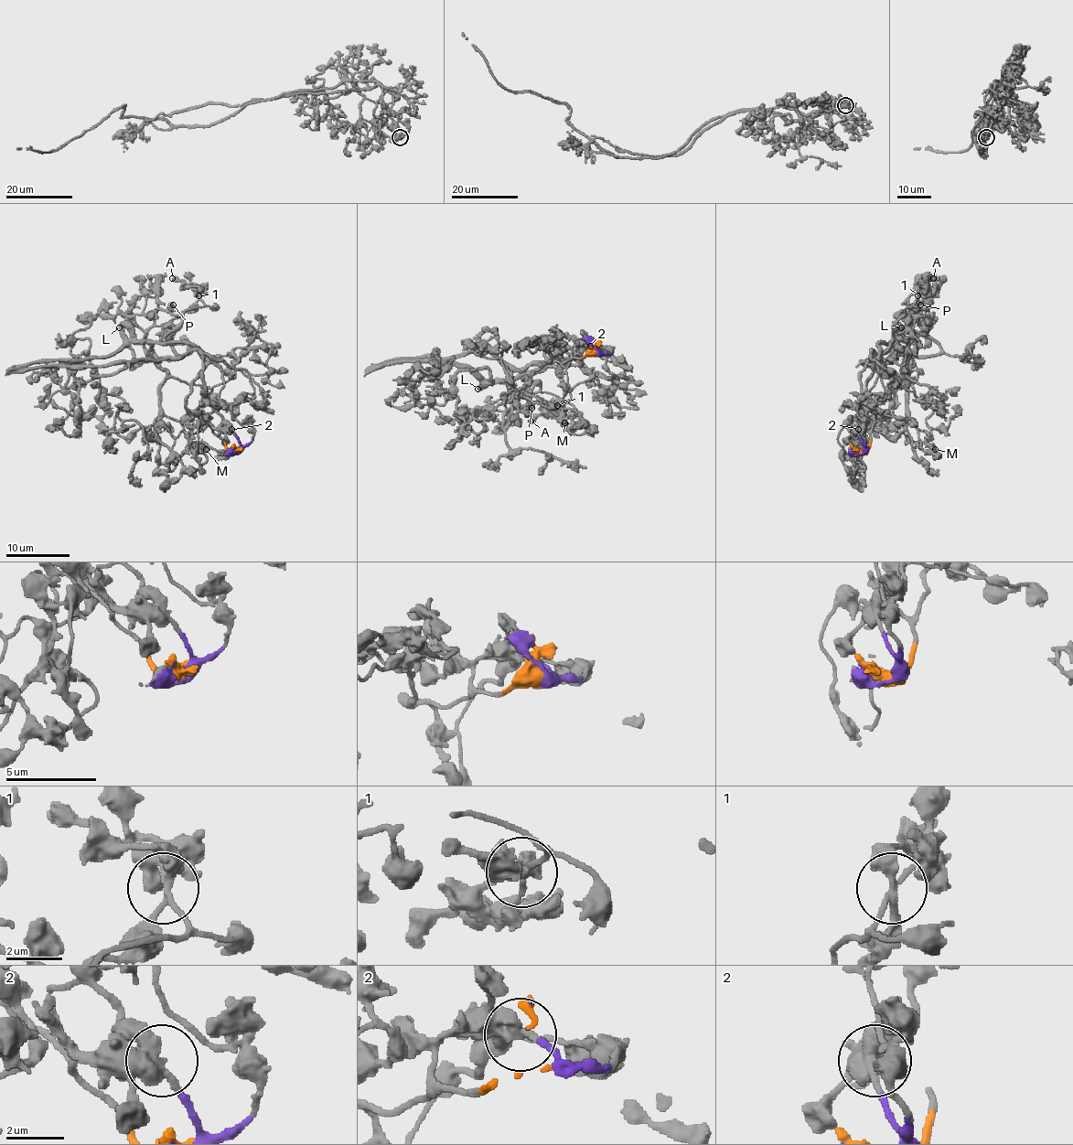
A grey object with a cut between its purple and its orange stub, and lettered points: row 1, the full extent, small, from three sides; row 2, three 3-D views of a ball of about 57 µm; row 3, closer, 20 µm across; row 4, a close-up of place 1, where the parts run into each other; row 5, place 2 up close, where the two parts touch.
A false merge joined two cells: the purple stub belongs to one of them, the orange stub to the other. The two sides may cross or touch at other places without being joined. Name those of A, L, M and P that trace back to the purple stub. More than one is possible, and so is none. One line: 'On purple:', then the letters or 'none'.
On purple: P

